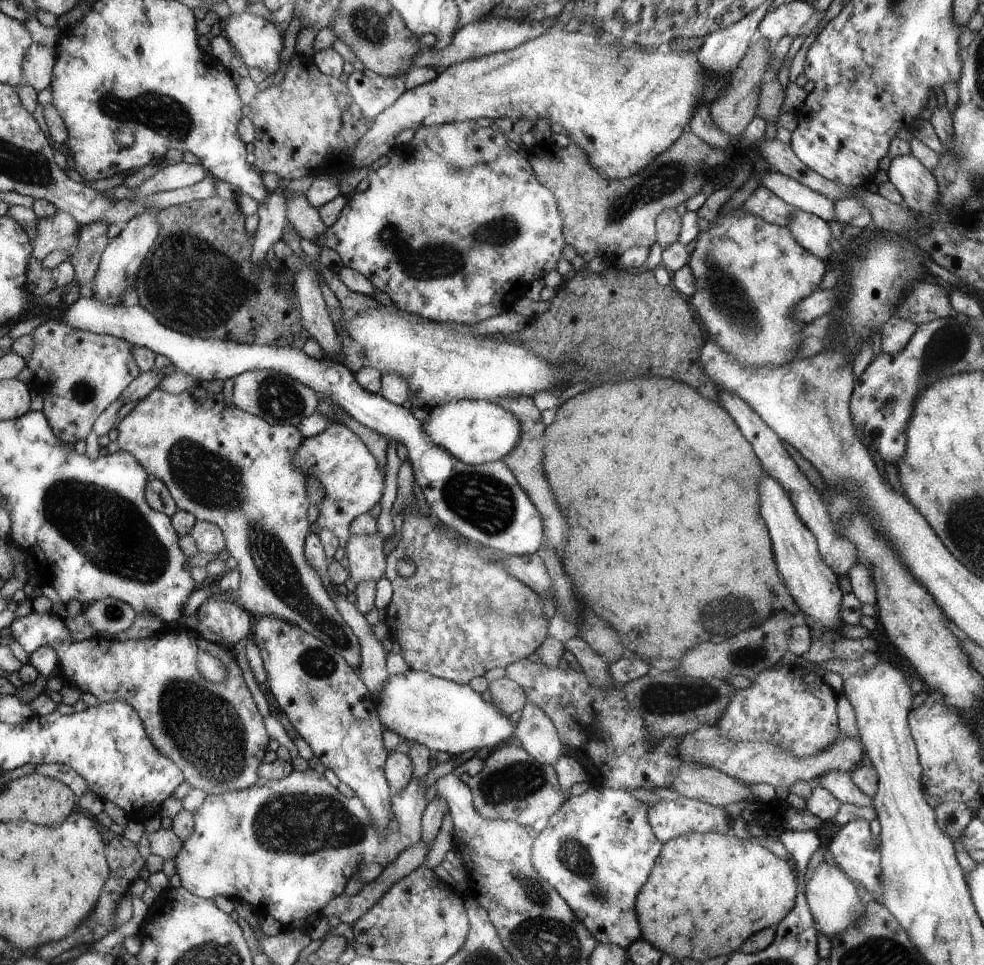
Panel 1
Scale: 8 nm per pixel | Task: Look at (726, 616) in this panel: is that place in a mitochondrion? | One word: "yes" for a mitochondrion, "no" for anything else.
yes

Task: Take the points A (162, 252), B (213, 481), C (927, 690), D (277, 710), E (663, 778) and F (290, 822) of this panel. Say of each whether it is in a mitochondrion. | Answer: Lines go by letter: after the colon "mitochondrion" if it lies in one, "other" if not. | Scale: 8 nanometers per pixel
A: mitochondrion
B: mitochondrion
C: other
D: other
E: other
F: mitochondrion

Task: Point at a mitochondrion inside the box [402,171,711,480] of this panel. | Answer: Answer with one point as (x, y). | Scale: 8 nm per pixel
(502, 231)

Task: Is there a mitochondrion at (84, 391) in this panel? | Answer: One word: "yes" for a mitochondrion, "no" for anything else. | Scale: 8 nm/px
yes

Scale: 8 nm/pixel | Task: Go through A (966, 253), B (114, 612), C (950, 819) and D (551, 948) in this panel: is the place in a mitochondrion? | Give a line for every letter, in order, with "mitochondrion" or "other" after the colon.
A: other
B: mitochondrion
C: mitochondrion
D: mitochondrion

